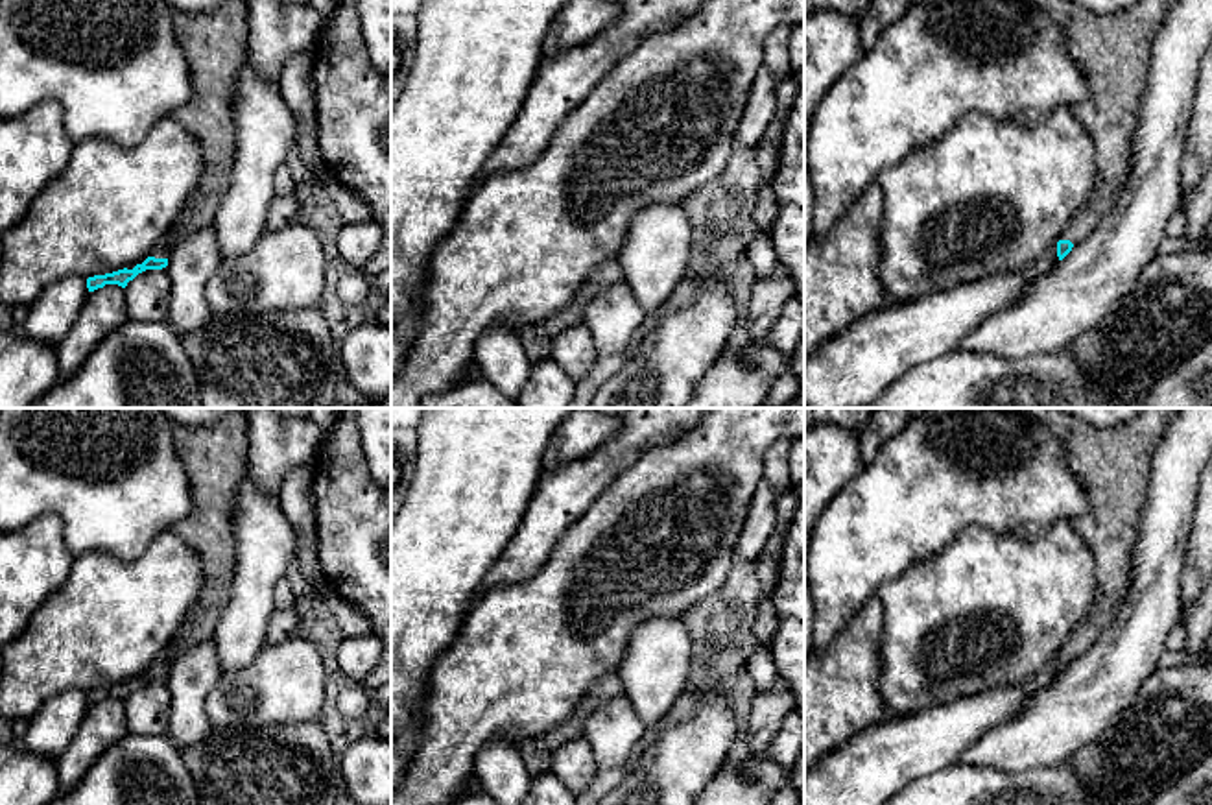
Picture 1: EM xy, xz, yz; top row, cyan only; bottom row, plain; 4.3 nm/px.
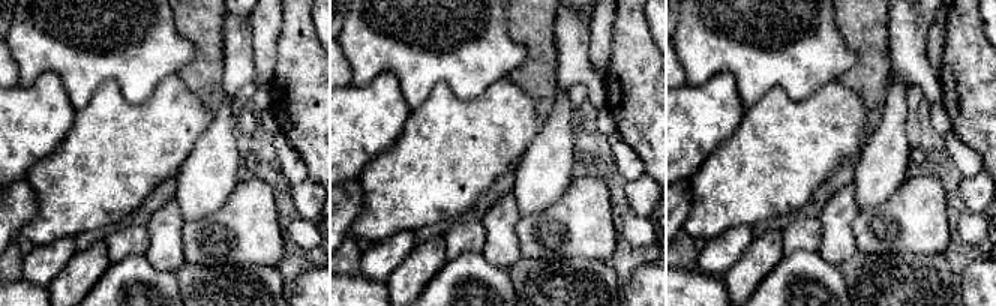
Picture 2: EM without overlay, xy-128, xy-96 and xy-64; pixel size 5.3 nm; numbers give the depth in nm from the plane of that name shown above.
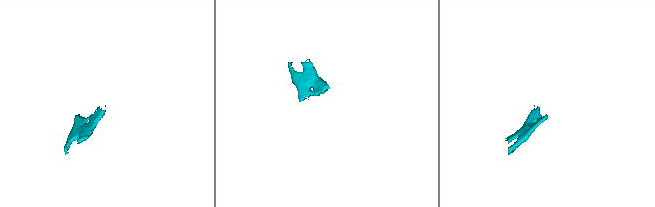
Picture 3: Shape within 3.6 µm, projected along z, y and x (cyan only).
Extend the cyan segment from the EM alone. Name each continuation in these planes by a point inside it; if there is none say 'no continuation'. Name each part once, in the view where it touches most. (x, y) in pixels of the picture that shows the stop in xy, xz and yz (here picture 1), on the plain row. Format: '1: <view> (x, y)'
1: xy (214, 456)

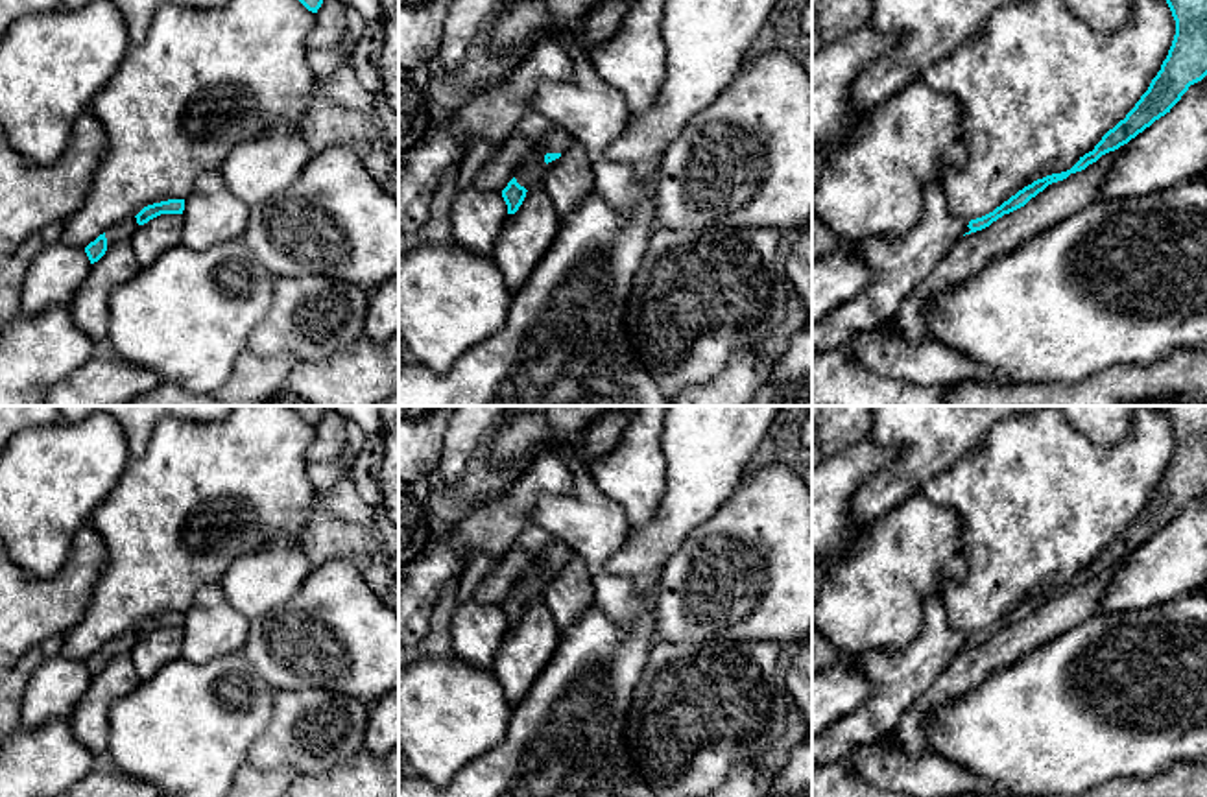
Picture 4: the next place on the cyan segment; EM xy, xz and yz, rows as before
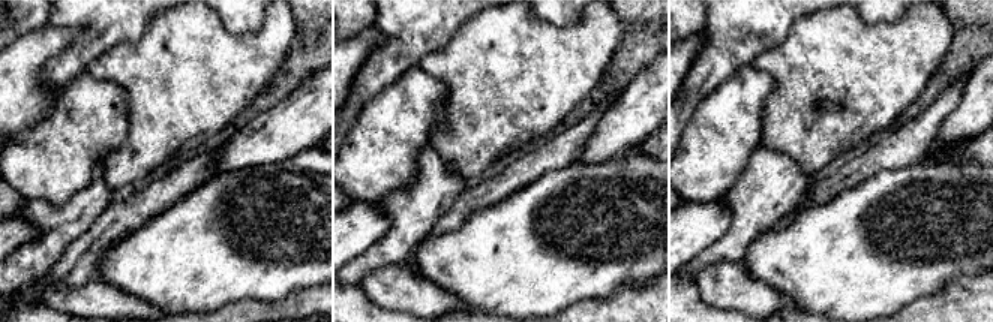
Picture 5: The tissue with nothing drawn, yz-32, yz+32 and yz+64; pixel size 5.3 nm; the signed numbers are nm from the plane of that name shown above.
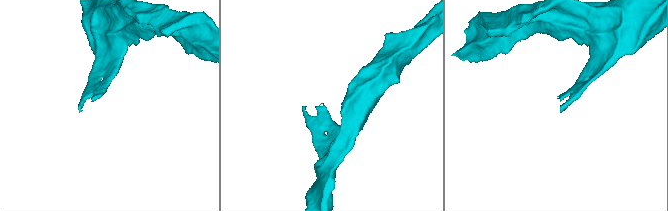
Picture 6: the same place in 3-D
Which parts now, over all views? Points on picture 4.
1: xy (122, 644)
2: xz (530, 585)

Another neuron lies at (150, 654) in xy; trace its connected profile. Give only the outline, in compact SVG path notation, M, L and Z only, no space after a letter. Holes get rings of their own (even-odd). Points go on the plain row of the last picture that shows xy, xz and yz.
M161 627L138 638L129 657L138 677L151 679L162 666L183 657L183 627Z

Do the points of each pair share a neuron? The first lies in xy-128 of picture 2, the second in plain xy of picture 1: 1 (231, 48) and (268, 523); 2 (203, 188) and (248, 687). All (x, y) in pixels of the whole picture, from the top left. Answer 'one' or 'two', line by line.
1: two
2: two

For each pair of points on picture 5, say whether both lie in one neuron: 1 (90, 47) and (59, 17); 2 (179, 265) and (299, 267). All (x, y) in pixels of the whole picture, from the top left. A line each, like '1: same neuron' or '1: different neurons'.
1: same neuron
2: same neuron

